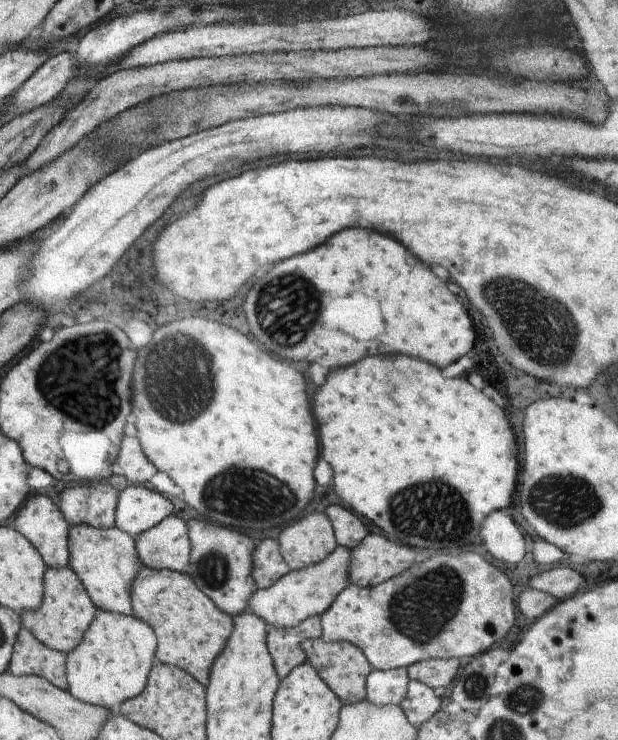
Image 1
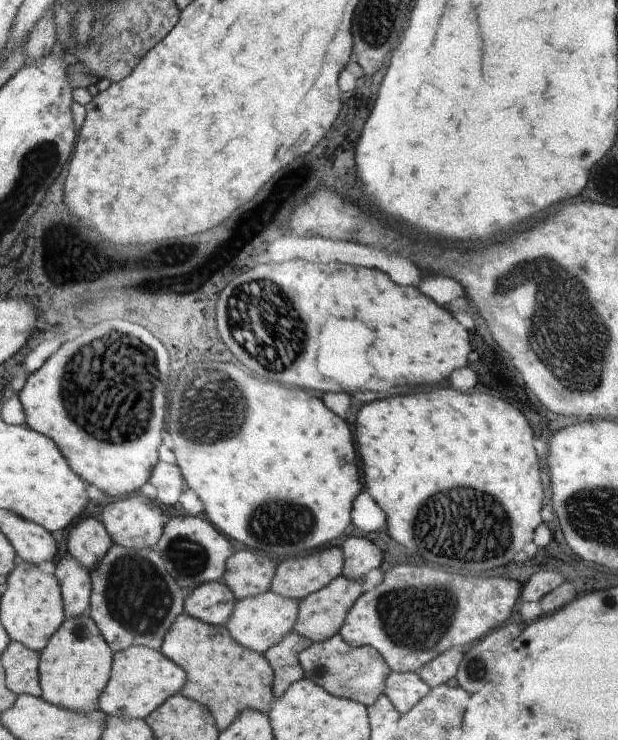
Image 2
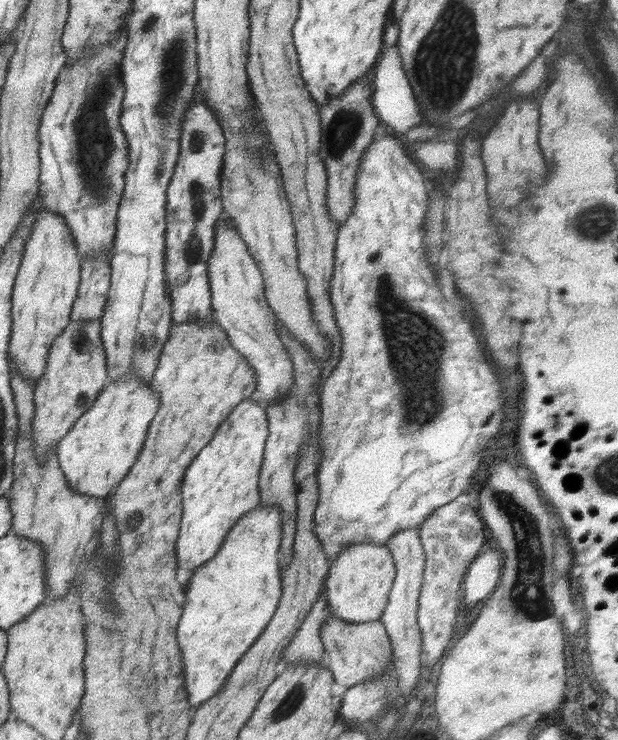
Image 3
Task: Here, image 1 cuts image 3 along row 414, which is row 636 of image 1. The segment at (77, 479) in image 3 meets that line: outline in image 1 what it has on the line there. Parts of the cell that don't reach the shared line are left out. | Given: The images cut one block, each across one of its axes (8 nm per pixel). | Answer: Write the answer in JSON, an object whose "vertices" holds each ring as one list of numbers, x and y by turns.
{"vertices":[[98,609,94,620,83,634,82,640,74,647,74,650,66,654,69,693,82,702,95,704,108,710,117,710,120,703,142,692,149,670,155,662,156,647,157,640,153,628,143,620,134,615,126,616]]}

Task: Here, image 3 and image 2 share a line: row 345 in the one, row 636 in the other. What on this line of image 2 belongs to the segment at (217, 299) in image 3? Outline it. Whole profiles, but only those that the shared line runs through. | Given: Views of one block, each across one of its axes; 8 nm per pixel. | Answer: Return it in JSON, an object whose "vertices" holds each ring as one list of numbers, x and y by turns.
{"vertices":[[271,590,258,596,246,597,236,601,230,620,224,628,230,632,230,636,242,644,244,648,250,648,263,654,268,648,282,642,294,626,299,609,299,600,280,596]]}

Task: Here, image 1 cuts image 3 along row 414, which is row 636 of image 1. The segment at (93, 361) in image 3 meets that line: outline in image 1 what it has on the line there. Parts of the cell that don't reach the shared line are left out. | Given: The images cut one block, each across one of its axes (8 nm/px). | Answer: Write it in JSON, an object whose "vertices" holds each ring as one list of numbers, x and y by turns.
{"vertices":[[68,565,60,568,47,567,43,581,42,602,34,610,21,612,21,625,27,628,38,642,68,654,82,640,98,609,88,596,82,581]]}

